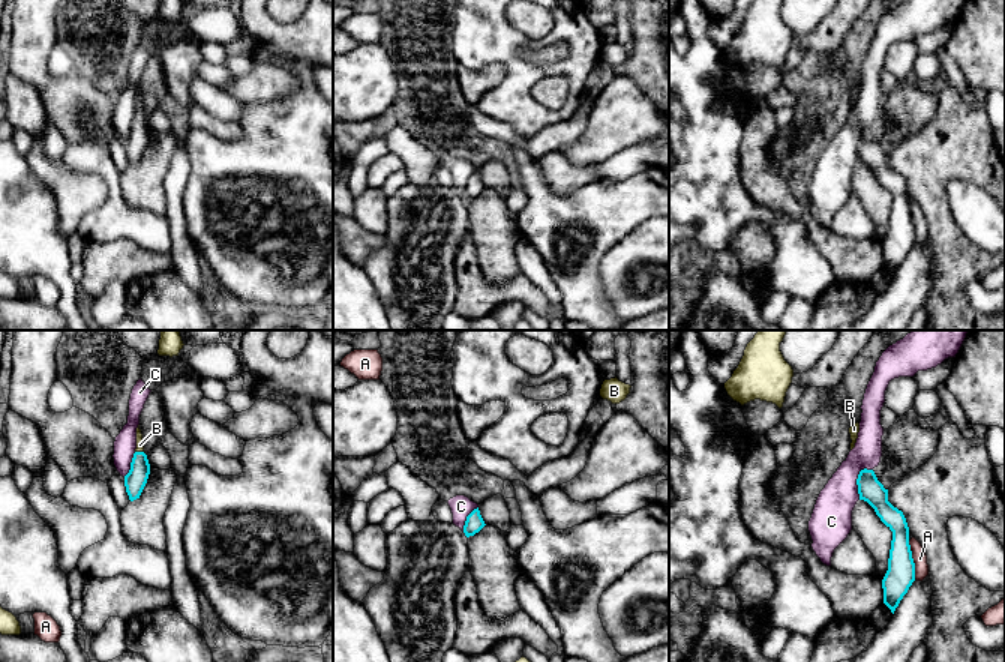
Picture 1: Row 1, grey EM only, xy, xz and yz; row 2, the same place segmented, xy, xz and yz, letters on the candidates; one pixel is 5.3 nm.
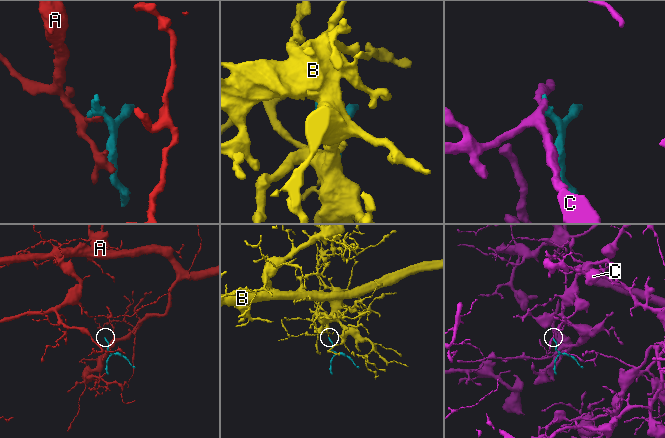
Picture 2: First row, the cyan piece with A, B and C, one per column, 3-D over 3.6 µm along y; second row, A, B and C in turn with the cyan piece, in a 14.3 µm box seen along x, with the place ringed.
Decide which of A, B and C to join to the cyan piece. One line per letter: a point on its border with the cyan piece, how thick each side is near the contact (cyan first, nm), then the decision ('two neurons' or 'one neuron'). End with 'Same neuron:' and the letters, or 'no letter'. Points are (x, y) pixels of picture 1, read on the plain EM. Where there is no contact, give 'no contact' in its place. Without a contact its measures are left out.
A: meets cyan in yz at (912, 224); 150 nm thick on the cyan side, 80 nm on the other; two neurons
B: meets cyan in xy at (140, 116); 120 nm thick on the cyan side, 50 nm on the other; one neuron
C: meets cyan in yz at (857, 143); 140 nm thick on the cyan side, 220 nm on the other; two neurons
Same neuron: B

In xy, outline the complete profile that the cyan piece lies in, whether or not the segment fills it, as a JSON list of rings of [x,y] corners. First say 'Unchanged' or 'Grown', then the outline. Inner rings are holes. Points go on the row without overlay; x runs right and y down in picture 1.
Grown. [[[140,89],[136,92],[136,113],[130,126],[130,134],[124,140],[124,150],[129,159],[129,164],[134,165],[140,162],[147,143],[150,138],[150,128],[147,119],[144,117],[144,105]]]

